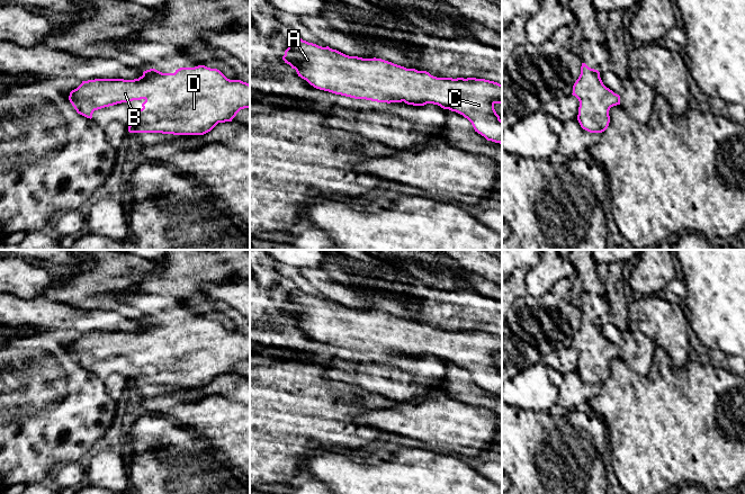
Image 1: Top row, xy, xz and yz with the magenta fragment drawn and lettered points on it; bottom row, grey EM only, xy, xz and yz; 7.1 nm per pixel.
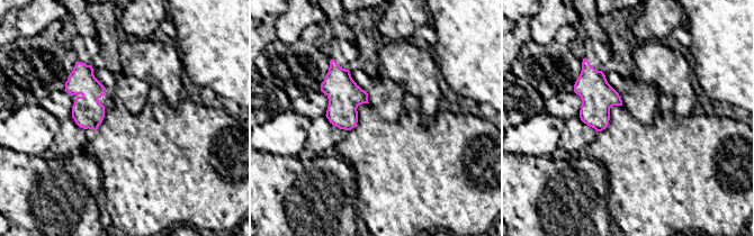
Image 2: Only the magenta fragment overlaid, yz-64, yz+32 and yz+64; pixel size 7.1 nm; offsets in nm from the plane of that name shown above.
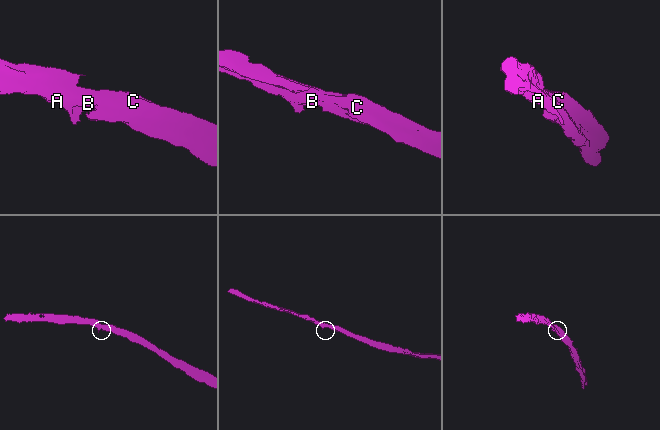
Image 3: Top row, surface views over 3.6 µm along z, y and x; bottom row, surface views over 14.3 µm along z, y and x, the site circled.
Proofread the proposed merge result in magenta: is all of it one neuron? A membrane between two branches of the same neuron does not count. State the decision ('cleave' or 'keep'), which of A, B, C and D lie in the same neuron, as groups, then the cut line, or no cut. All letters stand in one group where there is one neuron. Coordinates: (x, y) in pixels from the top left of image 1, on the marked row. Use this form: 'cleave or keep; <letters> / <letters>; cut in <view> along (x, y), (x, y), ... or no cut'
keep; A B C D; no cut

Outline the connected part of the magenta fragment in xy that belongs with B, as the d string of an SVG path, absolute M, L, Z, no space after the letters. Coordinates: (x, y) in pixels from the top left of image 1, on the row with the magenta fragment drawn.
M198 65L180 68L174 73L162 73L150 69L134 80L82 81L69 96L77 113L90 119L95 110L141 99L145 101L142 104L142 109L132 111L129 133L204 135L218 123L232 122L241 109L250 108L250 84L241 80L230 80L217 69Z

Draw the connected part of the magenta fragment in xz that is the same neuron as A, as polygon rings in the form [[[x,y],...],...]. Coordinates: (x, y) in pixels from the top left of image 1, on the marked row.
[[[298,38],[295,43],[288,43],[282,60],[295,69],[298,77],[306,80],[316,89],[329,91],[354,99],[366,99],[377,102],[402,102],[413,106],[424,106],[427,104],[438,105],[443,109],[456,111],[467,118],[475,132],[484,136],[487,141],[502,144],[502,120],[494,109],[495,104],[502,104],[502,84],[476,78],[437,78],[427,71],[406,69],[382,59],[362,59],[349,56],[329,46],[322,47]]]

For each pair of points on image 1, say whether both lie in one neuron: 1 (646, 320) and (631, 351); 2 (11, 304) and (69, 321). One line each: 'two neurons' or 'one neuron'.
1: two neurons
2: one neuron

